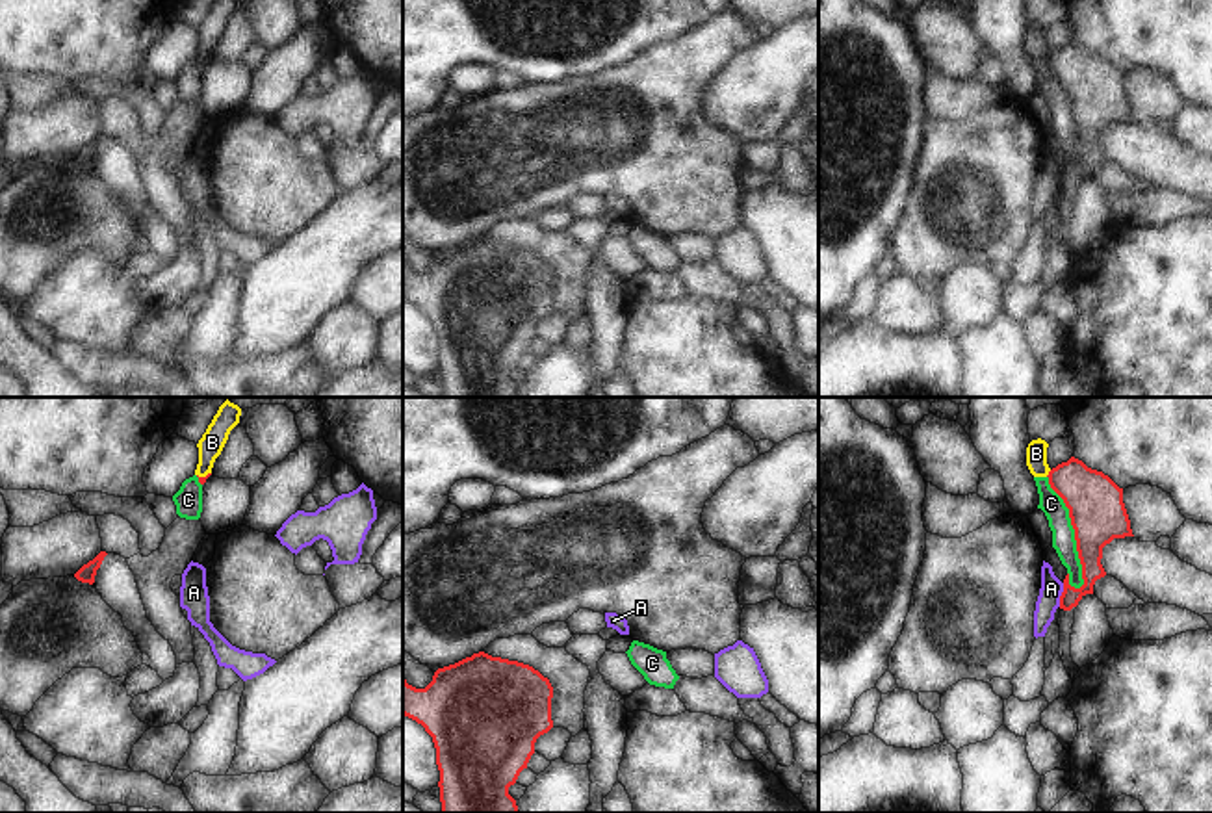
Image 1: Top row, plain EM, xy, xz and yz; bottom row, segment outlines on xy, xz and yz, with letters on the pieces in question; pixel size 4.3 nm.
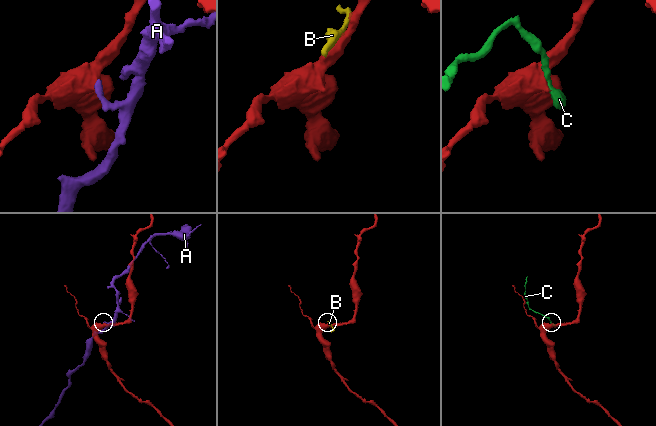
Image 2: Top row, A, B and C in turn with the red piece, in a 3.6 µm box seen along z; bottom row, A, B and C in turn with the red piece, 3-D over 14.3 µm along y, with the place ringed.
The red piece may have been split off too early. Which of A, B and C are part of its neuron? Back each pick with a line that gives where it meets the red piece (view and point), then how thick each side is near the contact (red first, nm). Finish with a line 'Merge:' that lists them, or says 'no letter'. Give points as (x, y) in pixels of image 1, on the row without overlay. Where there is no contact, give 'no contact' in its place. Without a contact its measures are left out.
Merge: no letter

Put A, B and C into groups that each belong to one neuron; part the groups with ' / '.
A / B / C

